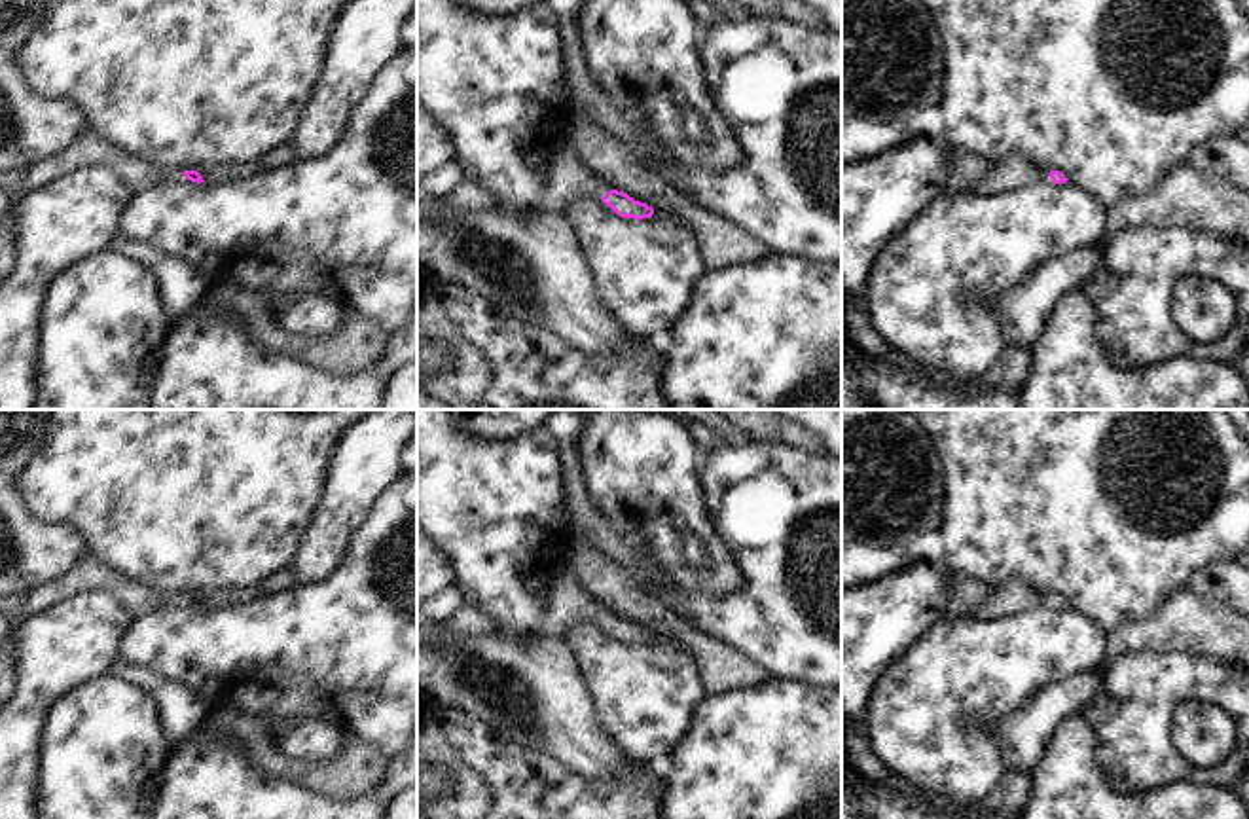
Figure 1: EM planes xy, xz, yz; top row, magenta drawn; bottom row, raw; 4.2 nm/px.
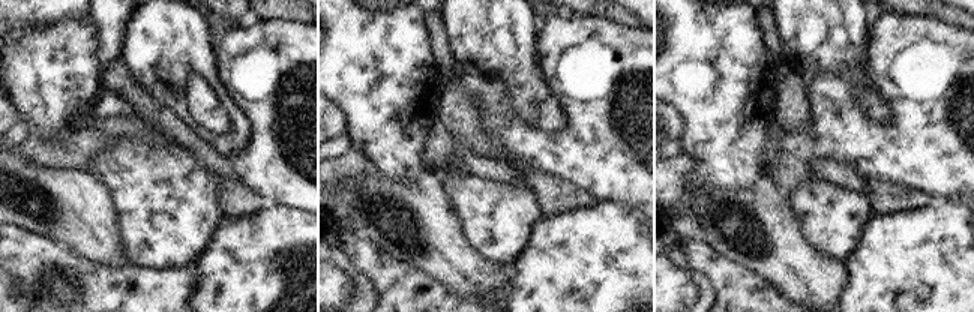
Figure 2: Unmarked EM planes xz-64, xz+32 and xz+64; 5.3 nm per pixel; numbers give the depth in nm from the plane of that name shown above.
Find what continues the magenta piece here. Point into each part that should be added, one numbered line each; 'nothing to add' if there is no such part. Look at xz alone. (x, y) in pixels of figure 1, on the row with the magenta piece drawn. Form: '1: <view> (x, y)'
1: xz (565, 181)

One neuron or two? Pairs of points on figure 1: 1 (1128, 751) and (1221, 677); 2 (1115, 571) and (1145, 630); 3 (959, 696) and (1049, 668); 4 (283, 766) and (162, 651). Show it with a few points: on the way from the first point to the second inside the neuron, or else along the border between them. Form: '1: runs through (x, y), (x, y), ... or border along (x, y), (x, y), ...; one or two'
1: runs through (1141, 725), (1185, 681), (1194, 681); one
2: border along (1176, 592), (1151, 615), (1124, 620), (1107, 634); two
3: runs through (982, 673), (988, 668), (1026, 668); one
4: border along (218, 704), (251, 715), (260, 723); two

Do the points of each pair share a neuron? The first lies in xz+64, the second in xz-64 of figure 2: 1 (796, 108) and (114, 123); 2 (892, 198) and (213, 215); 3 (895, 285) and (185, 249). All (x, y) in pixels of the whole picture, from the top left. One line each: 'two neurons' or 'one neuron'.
1: one neuron
2: two neurons
3: two neurons

